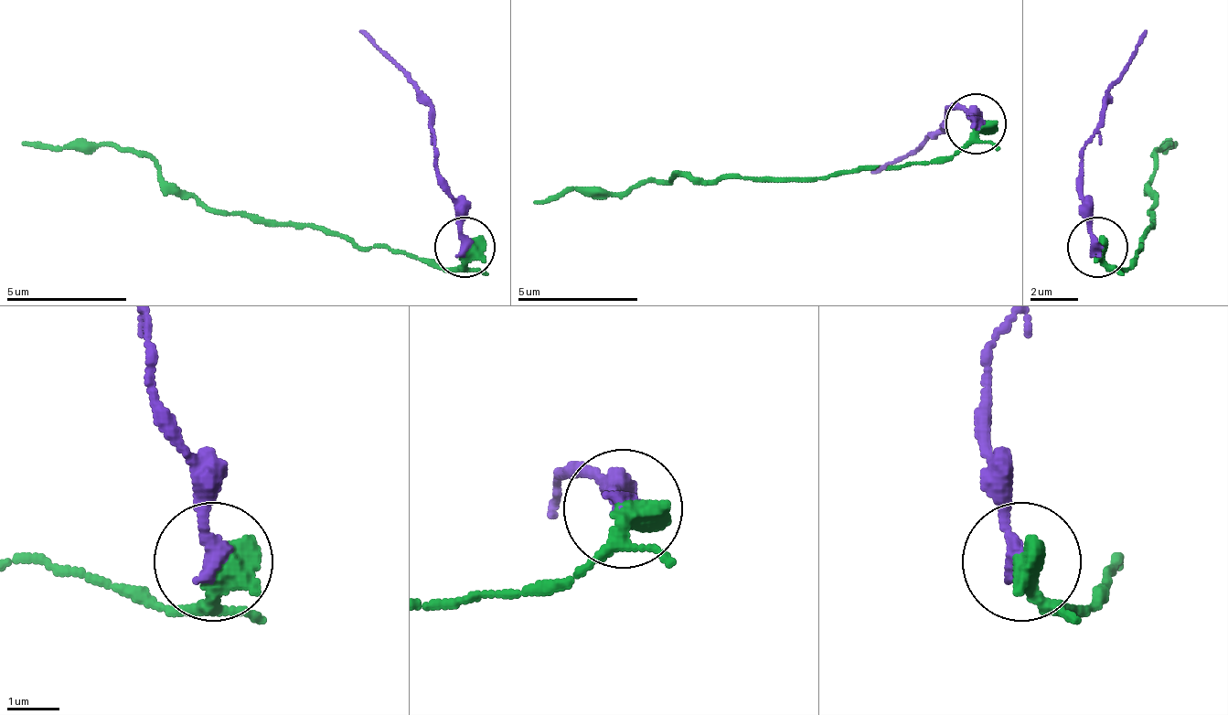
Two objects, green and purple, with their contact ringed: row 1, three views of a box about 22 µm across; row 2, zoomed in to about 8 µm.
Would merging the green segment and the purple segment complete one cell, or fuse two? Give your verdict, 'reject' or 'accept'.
reject

